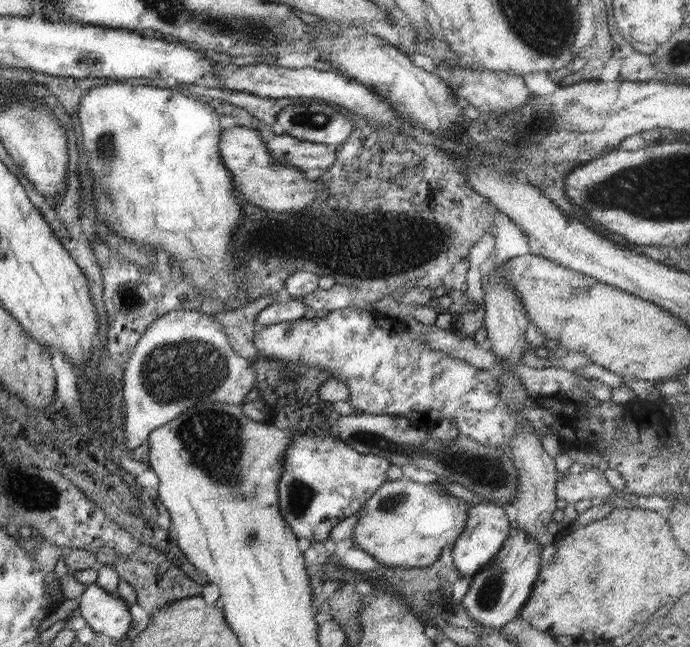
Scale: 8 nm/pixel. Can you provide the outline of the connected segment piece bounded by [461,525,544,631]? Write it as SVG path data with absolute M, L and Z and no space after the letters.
M513 525L512 532L504 540L500 552L488 562L480 572L472 576L469 588L461 600L465 612L482 626L501 631L510 620L519 616L528 596L532 592L533 584L538 578L541 567L541 552L544 546L540 546L534 538L526 536L522 530Z

